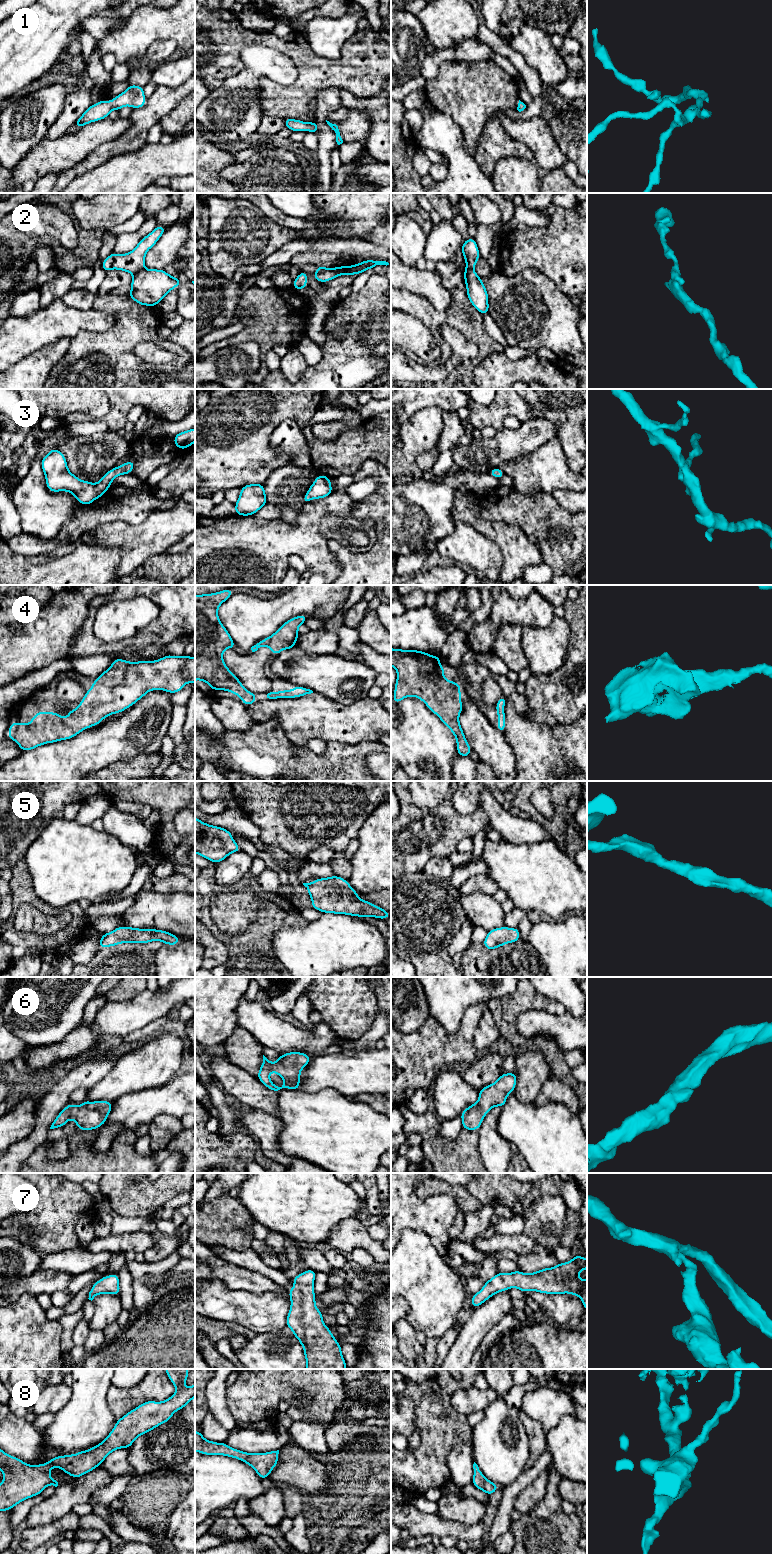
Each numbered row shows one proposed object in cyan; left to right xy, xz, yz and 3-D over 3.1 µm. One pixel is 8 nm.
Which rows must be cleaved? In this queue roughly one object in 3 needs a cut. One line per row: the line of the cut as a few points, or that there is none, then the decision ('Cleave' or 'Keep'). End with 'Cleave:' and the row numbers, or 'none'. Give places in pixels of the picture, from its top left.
1: No split. Keep
2: Split along xy (143, 268), (133, 274). Cleave
3: No split. Keep
4: No split. Keep
5: No split. Keep
6: No split. Keep
7: No split. Keep
8: No split. Keep
Cleave: 2

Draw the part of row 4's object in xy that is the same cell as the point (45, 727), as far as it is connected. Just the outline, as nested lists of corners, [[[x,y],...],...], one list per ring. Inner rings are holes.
[[[166,655],[156,661],[128,662],[117,658],[86,692],[77,709],[71,709],[65,719],[59,713],[44,712],[34,715],[28,724],[12,722],[8,738],[14,740],[22,751],[32,750],[40,745],[71,739],[91,726],[97,726],[109,715],[123,712],[143,698],[148,691],[164,690],[171,694],[182,690],[187,682],[195,683],[195,658],[192,656]]]

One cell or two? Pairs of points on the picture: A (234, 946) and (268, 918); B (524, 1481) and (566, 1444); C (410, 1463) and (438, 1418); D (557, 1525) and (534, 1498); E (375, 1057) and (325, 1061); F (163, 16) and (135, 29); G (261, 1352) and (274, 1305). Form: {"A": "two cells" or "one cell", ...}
{"A": "one cell", "B": "two cells", "C": "one cell", "D": "two cells", "E": "one cell", "F": "one cell", "G": "two cells"}

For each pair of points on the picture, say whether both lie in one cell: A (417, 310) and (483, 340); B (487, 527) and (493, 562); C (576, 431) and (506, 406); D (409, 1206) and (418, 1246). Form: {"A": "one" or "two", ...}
{"A": "one", "B": "two", "C": "one", "D": "two"}

